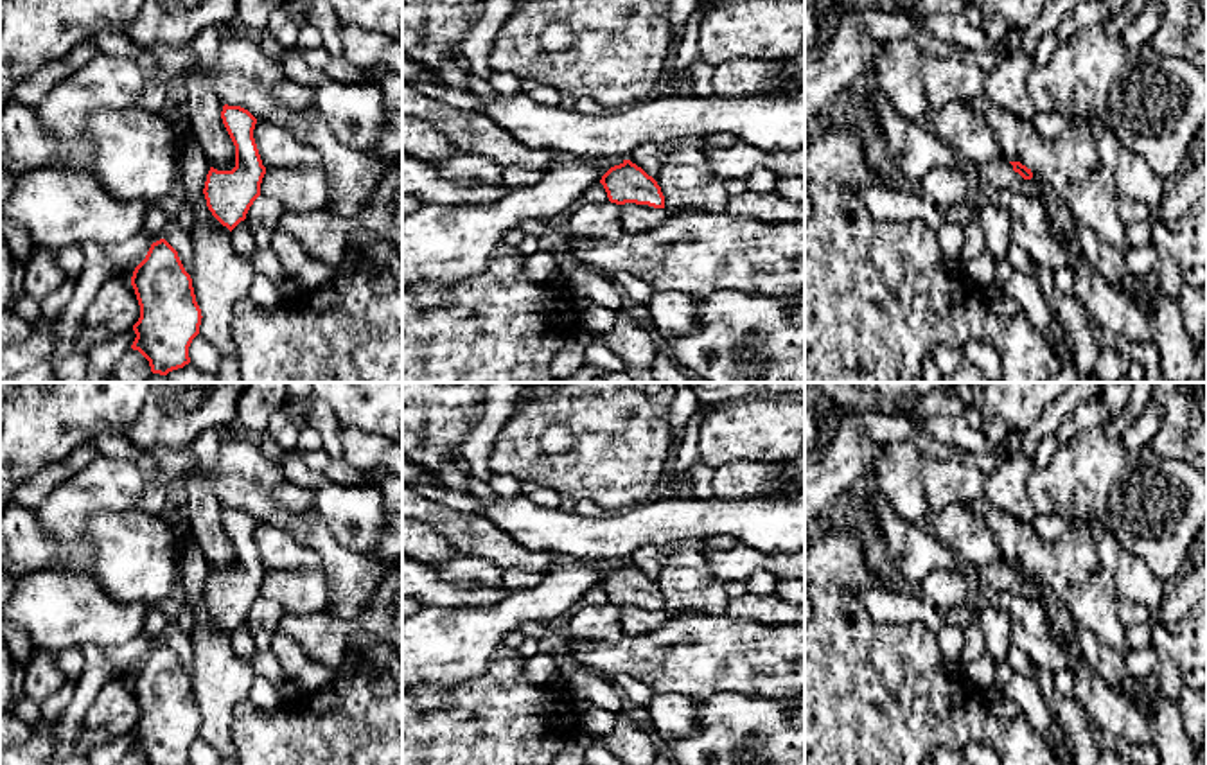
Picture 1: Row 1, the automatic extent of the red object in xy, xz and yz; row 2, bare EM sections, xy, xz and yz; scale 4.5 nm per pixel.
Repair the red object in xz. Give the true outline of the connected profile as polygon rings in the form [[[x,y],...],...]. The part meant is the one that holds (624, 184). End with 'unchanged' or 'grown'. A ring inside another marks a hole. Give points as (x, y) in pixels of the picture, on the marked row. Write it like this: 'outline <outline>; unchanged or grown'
outline [[[630,160],[611,167],[600,180],[611,203],[648,205],[665,208],[665,196],[657,181]]]; unchanged

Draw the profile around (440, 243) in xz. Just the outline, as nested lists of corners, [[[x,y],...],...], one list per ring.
[[[560,158],[537,183],[514,189],[494,205],[422,203],[402,217],[402,291],[481,273],[507,232],[524,219],[559,224],[620,163],[621,158]]]

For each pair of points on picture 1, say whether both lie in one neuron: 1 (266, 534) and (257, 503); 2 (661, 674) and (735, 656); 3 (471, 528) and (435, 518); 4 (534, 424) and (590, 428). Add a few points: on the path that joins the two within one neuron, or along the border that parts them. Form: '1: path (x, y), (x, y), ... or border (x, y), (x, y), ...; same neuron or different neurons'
1: border (257, 521), (286, 530); different neurons
2: path (679, 658), (717, 656); same neuron
3: path (462, 528), (444, 519); same neuron
4: path (548, 415), (575, 415); same neuron

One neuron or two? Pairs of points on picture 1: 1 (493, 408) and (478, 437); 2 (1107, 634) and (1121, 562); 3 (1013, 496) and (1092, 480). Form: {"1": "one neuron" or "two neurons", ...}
{"1": "one neuron", "2": "two neurons", "3": "two neurons"}

